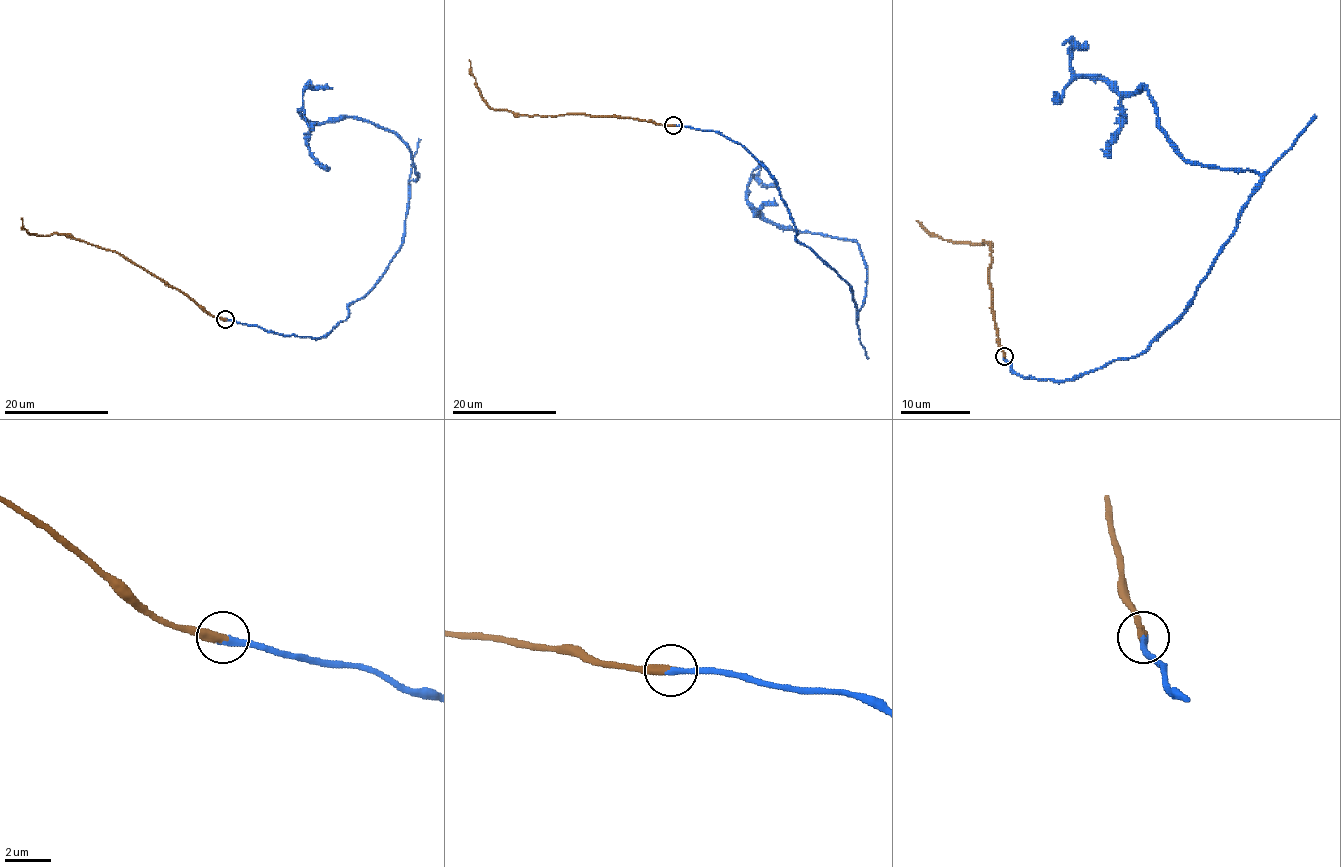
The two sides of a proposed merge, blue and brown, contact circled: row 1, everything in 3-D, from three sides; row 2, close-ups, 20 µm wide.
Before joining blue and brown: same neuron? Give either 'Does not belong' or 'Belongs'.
Belongs

